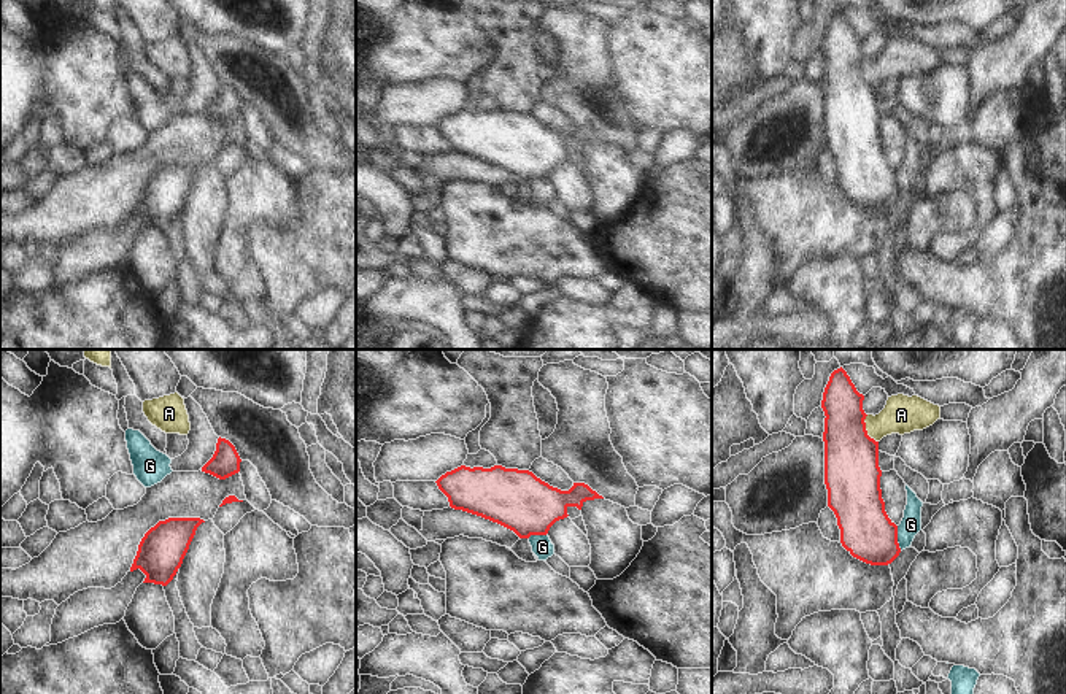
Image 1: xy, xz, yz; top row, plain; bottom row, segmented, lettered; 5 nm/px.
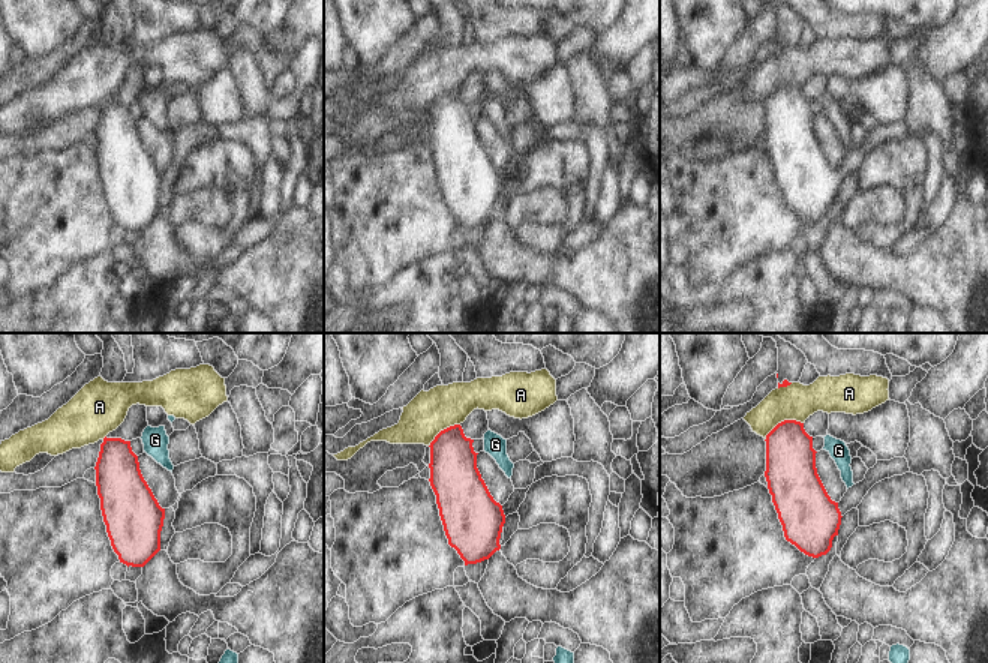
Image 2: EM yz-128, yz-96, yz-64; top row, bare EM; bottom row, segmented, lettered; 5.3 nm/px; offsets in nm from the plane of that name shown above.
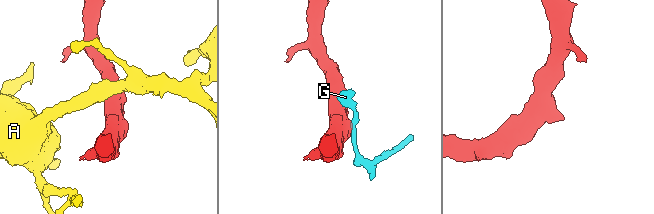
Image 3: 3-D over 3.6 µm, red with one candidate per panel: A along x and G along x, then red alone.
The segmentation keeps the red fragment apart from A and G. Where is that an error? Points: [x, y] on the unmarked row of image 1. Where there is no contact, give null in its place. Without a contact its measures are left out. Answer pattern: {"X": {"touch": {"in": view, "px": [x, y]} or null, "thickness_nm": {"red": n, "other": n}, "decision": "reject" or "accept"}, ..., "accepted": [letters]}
{"A": {"touch": {"in": "yz", "px": [865, 73]}, "thickness_nm": {"red": 280, "other": 190}, "decision": "reject"}, "G": {"touch": {"in": "yz", "px": [896, 183]}, "thickness_nm": {"red": 260, "other": 110}, "decision": "reject"}, "accepted": []}

